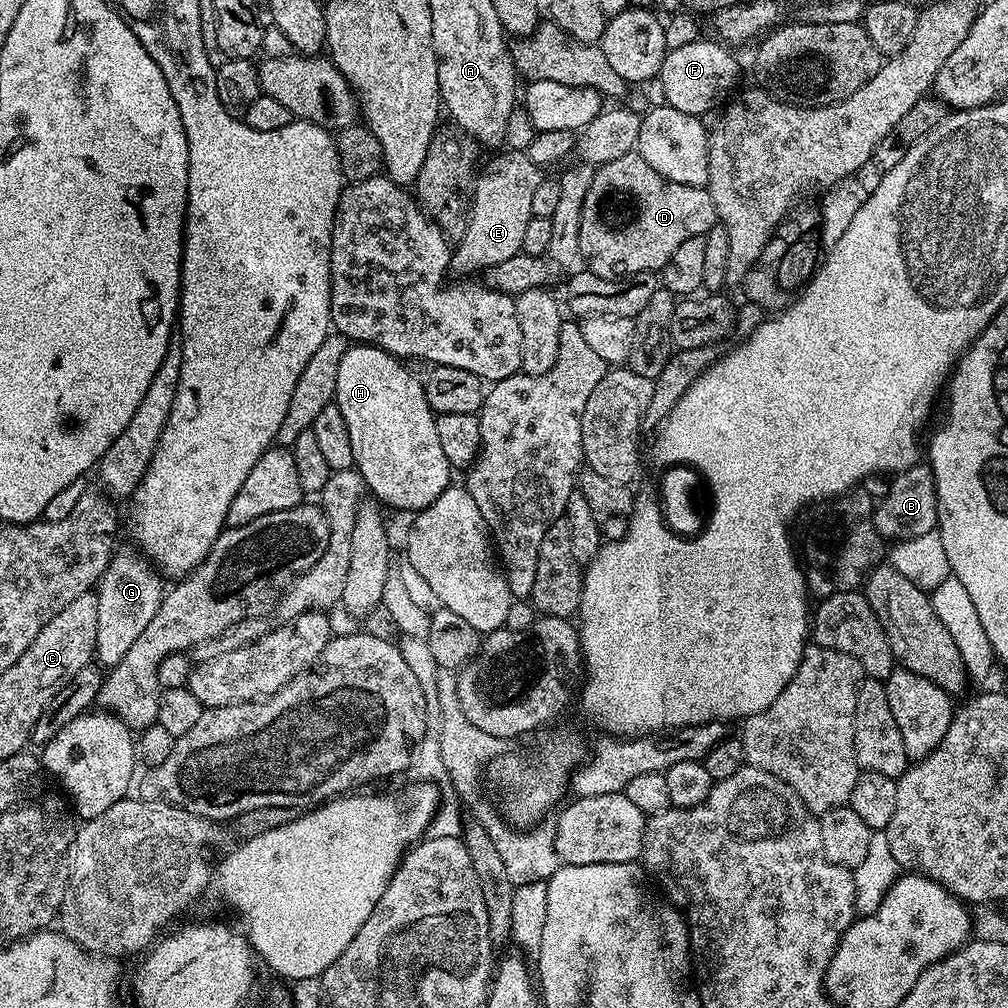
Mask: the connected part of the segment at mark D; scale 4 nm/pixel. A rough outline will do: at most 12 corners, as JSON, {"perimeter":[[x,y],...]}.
{"perimeter":[[632,151],[599,165],[580,254],[607,280],[659,273],[717,222],[707,187]]}

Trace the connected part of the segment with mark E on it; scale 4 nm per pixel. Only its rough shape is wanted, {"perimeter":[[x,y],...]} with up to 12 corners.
{"perimeter":[[496,155],[453,249],[460,278],[520,252],[543,169]]}

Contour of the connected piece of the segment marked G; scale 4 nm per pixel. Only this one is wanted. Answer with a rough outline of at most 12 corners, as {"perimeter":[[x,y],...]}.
{"perimeter":[[117,551],[95,589],[94,656],[119,662],[158,614],[166,584]]}

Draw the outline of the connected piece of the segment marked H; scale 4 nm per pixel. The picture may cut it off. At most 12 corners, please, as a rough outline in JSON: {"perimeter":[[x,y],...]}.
{"perimeter":[[352,346],[334,402],[381,505],[453,483],[421,377]]}

